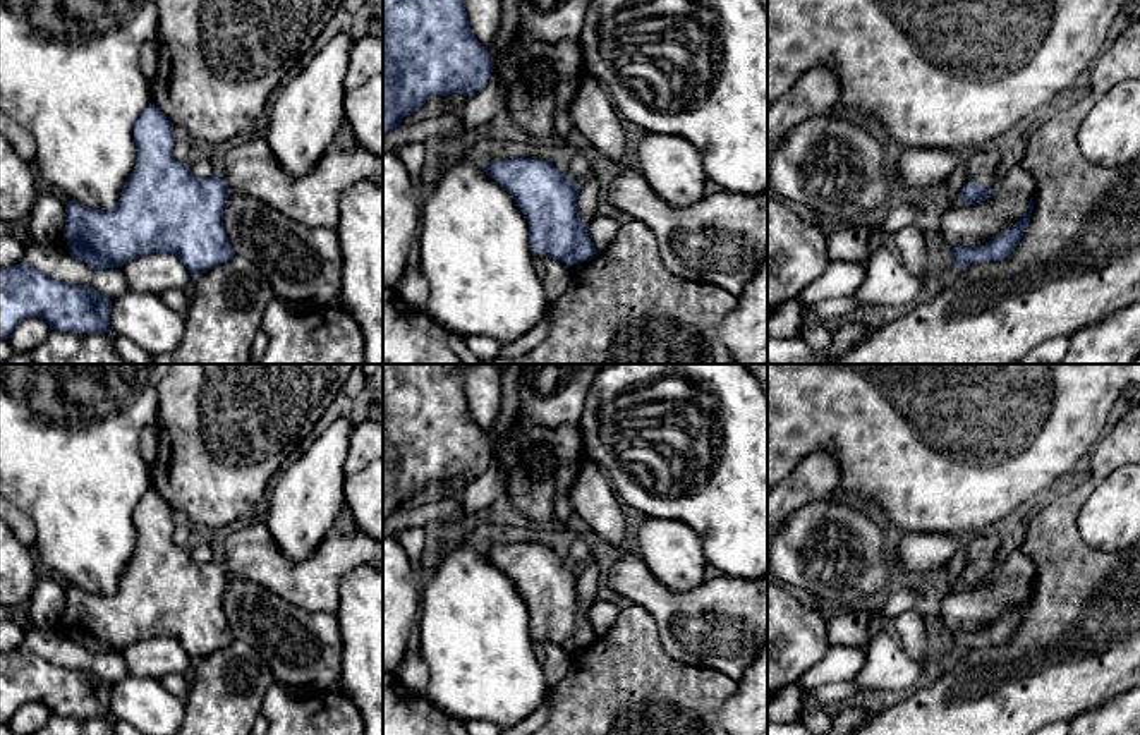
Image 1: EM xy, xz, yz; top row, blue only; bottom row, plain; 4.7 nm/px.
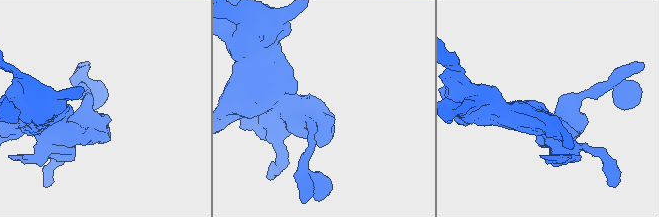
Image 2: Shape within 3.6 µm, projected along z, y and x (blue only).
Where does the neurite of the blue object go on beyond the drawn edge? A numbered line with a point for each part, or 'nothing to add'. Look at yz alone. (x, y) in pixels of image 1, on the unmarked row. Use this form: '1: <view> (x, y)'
1: yz (981, 546)

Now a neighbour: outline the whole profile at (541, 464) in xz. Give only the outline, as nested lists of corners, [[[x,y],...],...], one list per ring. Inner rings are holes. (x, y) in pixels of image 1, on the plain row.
[[[522,416],[494,455],[506,477],[505,505],[536,522],[561,519],[556,500],[570,495],[587,460],[579,422],[544,428]]]

